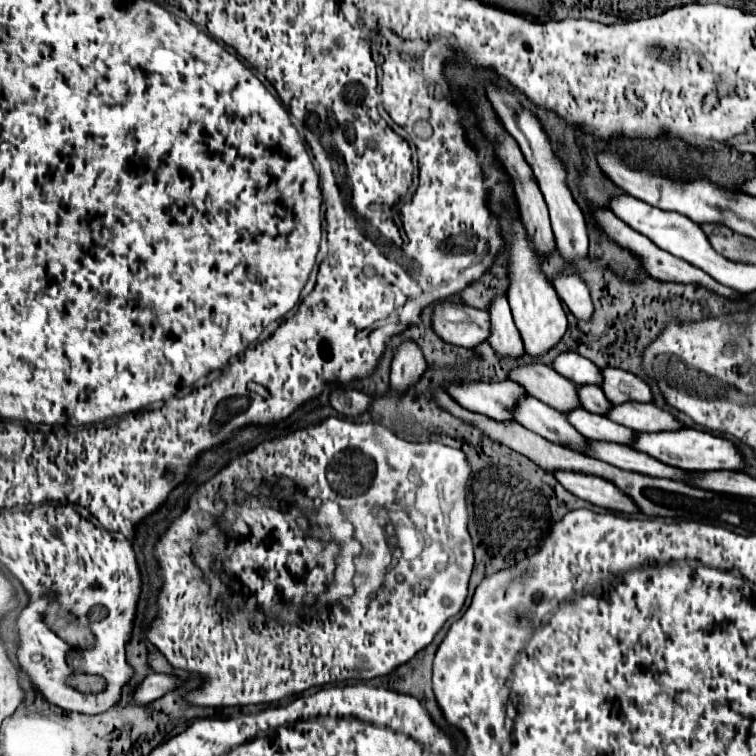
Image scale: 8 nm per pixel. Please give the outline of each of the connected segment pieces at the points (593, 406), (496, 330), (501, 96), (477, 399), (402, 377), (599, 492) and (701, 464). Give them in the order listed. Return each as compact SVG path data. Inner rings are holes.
M582 386L582 388L578 388L578 396L582 402L582 408L586 408L588 412L606 416L612 408L610 400L606 400L602 388L598 388L598 386Z
M498 294L494 304L490 306L490 318L492 318L492 334L488 338L490 346L500 358L522 358L524 346L522 338L518 336L518 328L514 326L510 306L504 294Z
M488 86L488 96L490 96L490 102L496 110L496 114L500 116L504 128L508 130L508 134L518 142L526 162L530 164L536 180L538 180L538 186L544 194L544 200L548 204L548 210L550 210L550 220L552 220L552 230L554 230L554 236L556 236L556 246L558 246L558 252L564 260L564 264L570 264L570 266L576 266L582 258L588 258L588 234L586 234L586 222L584 222L584 216L578 208L578 204L574 202L568 186L566 186L566 170L564 166L554 158L552 150L550 150L550 142L540 126L540 122L534 118L532 112L528 112L526 108L520 106L520 100L516 94L512 94L510 90L496 90L494 86Z
M504 380L498 384L486 382L466 382L466 384L450 384L446 392L466 410L482 412L496 422L508 422L514 418L514 410L518 400L526 396L526 390L512 380Z
M402 342L402 346L394 352L390 386L394 392L404 394L408 388L420 382L426 370L426 362L416 342Z
M556 470L552 476L574 496L606 510L624 512L624 514L636 514L638 506L630 496L626 496L622 490L618 490L608 480L602 480L598 476L590 476L584 472L570 472L570 470Z
M682 428L678 432L656 432L656 434L638 434L634 448L654 456L656 460L676 466L688 472L712 472L712 470L742 470L744 458L740 450L726 438L714 436L710 432L702 432L696 428Z

